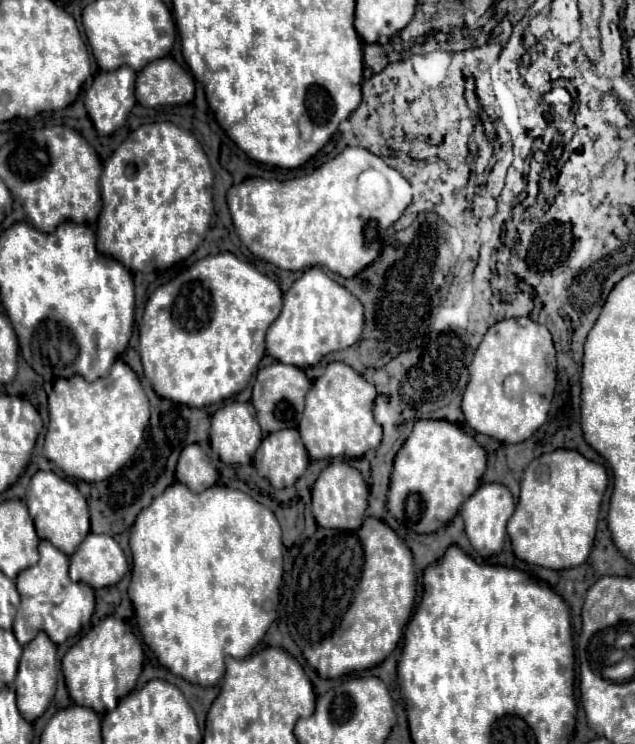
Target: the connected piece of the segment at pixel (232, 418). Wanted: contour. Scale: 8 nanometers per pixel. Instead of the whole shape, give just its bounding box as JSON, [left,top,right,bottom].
[210,403,262,465]

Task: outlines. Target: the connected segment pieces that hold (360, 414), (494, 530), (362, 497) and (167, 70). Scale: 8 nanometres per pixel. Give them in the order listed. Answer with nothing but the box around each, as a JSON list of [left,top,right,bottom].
[[298,363,382,459],[460,483,514,557],[312,461,368,529],[136,57,194,107]]

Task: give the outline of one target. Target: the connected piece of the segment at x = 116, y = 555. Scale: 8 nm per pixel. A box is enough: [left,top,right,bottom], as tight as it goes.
[70,533,128,589]

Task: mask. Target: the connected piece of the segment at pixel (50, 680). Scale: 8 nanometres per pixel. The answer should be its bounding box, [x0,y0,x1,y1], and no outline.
[10,633,58,721]

